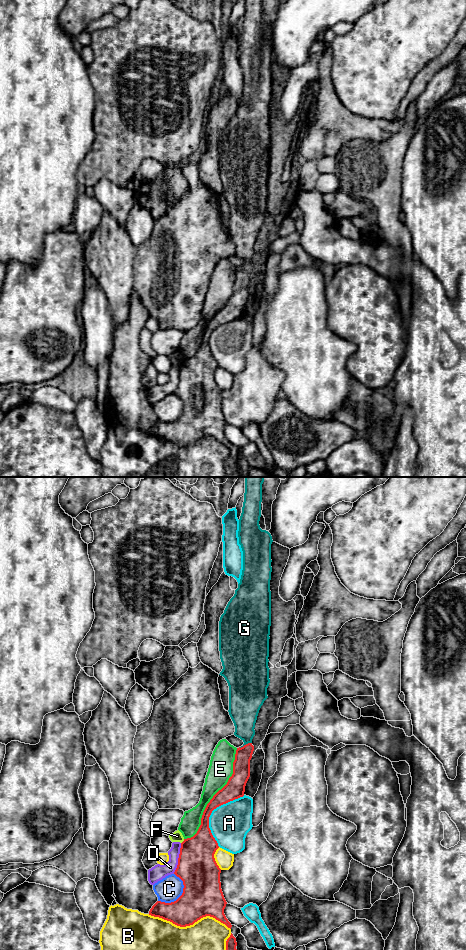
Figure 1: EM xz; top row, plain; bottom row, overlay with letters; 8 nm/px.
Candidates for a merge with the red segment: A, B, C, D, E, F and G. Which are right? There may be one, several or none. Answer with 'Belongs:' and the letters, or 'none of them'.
Belongs: G

